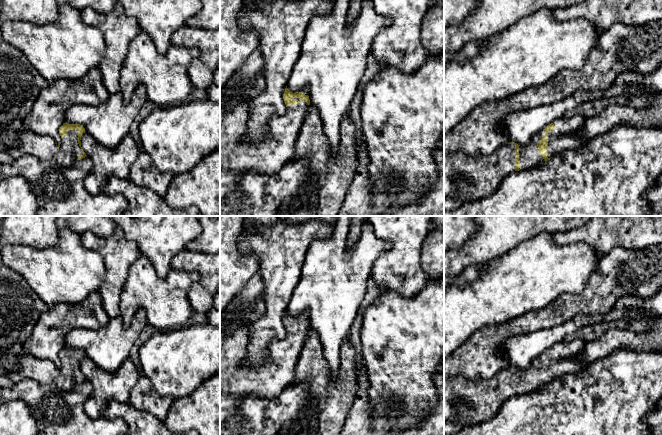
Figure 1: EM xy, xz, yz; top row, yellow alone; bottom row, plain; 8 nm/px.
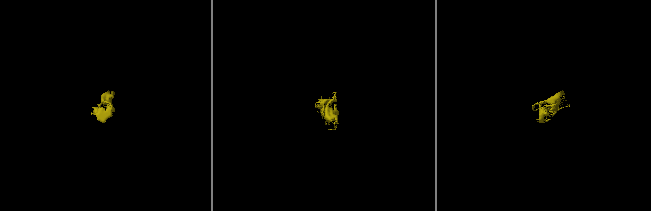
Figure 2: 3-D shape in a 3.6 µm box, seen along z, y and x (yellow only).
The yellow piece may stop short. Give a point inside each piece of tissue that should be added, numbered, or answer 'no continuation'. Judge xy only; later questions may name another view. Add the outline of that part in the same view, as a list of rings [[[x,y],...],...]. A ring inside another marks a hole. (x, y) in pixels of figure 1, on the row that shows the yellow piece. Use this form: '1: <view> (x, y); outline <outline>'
1: xy (16, 140); outline [[[15,119],[12,122],[0,125],[0,151],[9,154],[12,159],[17,159],[26,155],[35,156],[39,159],[50,161],[55,159],[60,165],[70,166],[83,152],[78,144],[77,130],[69,130],[61,138],[58,145],[55,140],[46,135],[39,135],[26,128],[23,121]]]

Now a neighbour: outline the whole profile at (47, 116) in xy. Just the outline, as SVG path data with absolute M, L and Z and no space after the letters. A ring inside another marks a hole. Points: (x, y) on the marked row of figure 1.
M93 68L81 79L59 79L42 89L32 111L22 121L34 133L49 136L59 144L59 129L65 123L69 107L76 104L99 106L109 96L99 68Z

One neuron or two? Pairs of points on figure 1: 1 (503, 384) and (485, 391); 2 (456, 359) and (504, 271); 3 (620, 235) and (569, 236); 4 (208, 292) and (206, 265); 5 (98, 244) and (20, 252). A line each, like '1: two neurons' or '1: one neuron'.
1: one neuron
2: two neurons
3: one neuron
4: one neuron
5: two neurons

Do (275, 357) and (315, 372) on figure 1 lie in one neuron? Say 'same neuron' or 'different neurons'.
different neurons

